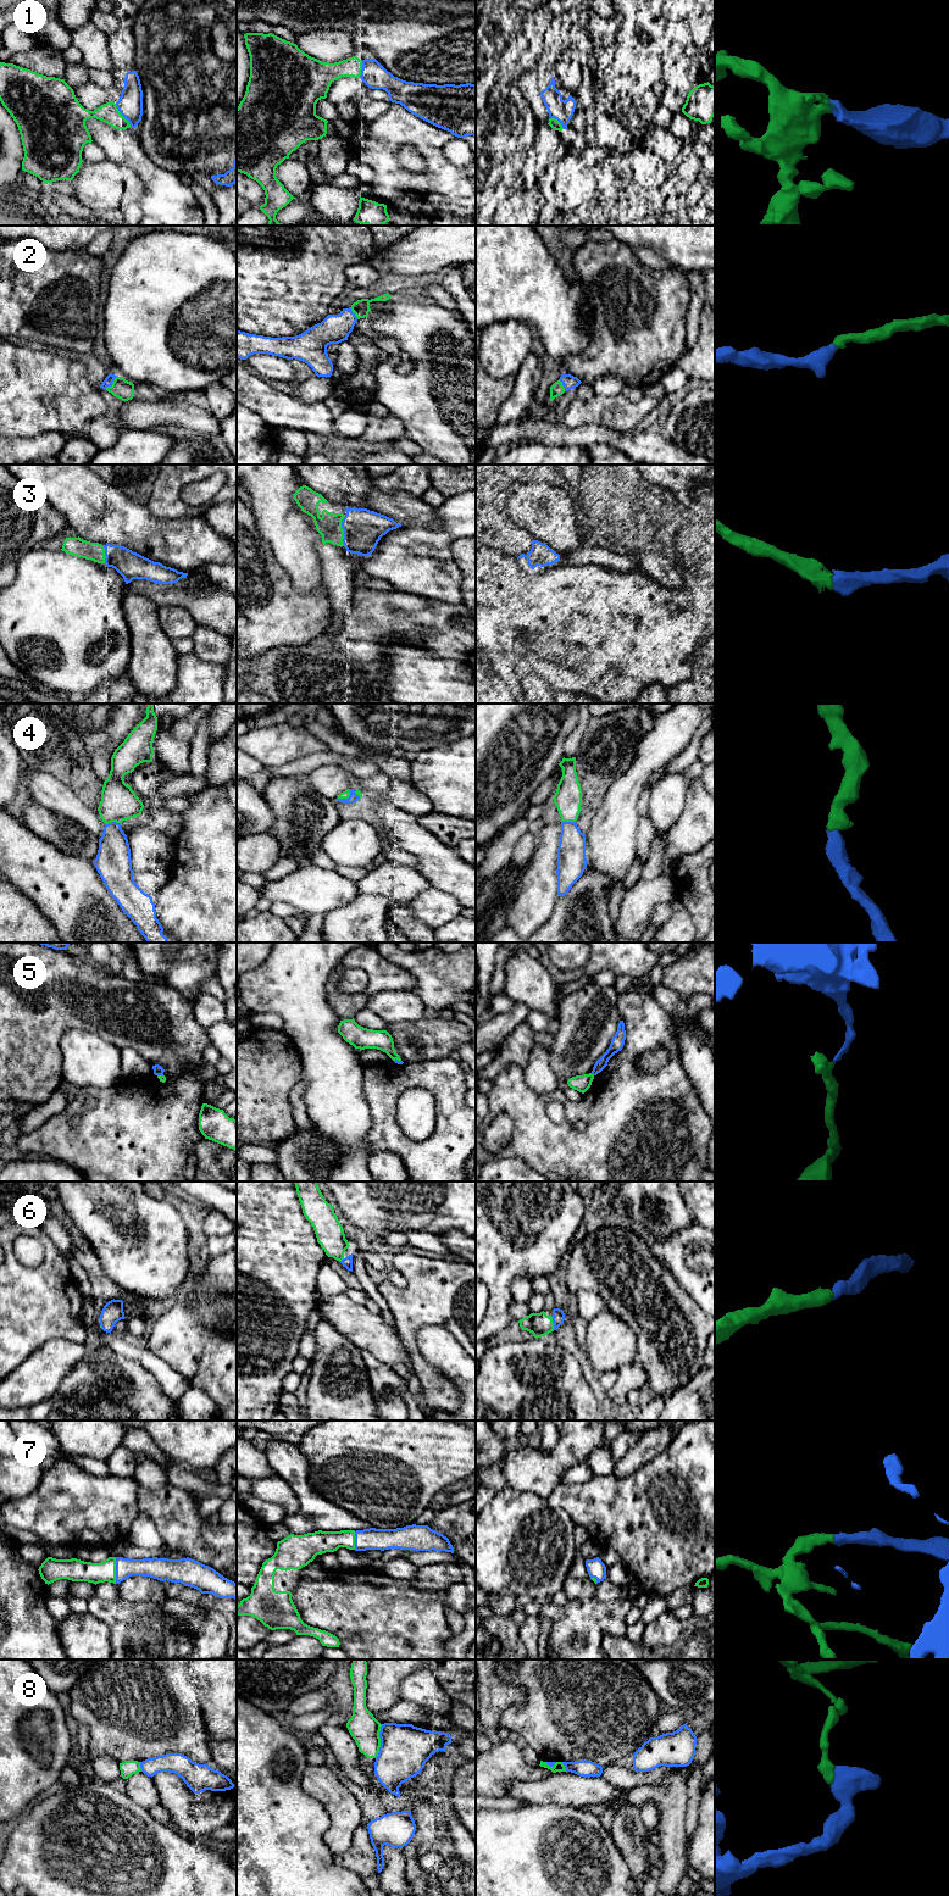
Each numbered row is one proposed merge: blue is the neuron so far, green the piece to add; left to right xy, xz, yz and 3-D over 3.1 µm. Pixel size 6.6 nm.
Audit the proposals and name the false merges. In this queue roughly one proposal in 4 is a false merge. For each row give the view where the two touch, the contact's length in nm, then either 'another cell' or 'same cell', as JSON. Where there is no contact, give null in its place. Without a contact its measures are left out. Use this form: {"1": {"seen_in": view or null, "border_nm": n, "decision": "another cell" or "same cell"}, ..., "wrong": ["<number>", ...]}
{"1": {"seen_in": "xy", "border_nm": 190, "decision": "same cell"}, "2": {"seen_in": "xy", "border_nm": 120, "decision": "same cell"}, "3": {"seen_in": "xz", "border_nm": 200, "decision": "same cell"}, "4": {"seen_in": "xy", "border_nm": 110, "decision": "same cell"}, "5": {"seen_in": "xz", "border_nm": 50, "decision": "another cell"}, "6": {"seen_in": "yz", "border_nm": 100, "decision": "same cell"}, "7": {"seen_in": "xy", "border_nm": 180, "decision": "same cell"}, "8": {"seen_in": "xz", "border_nm": 220, "decision": "another cell"}, "wrong": ["5", "8"]}

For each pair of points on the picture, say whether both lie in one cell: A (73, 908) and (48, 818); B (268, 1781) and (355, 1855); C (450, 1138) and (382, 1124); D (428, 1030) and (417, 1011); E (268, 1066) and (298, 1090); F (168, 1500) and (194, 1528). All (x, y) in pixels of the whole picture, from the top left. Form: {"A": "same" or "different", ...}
{"A": "different", "B": "different", "C": "same", "D": "different", "E": "different", "F": "same"}

